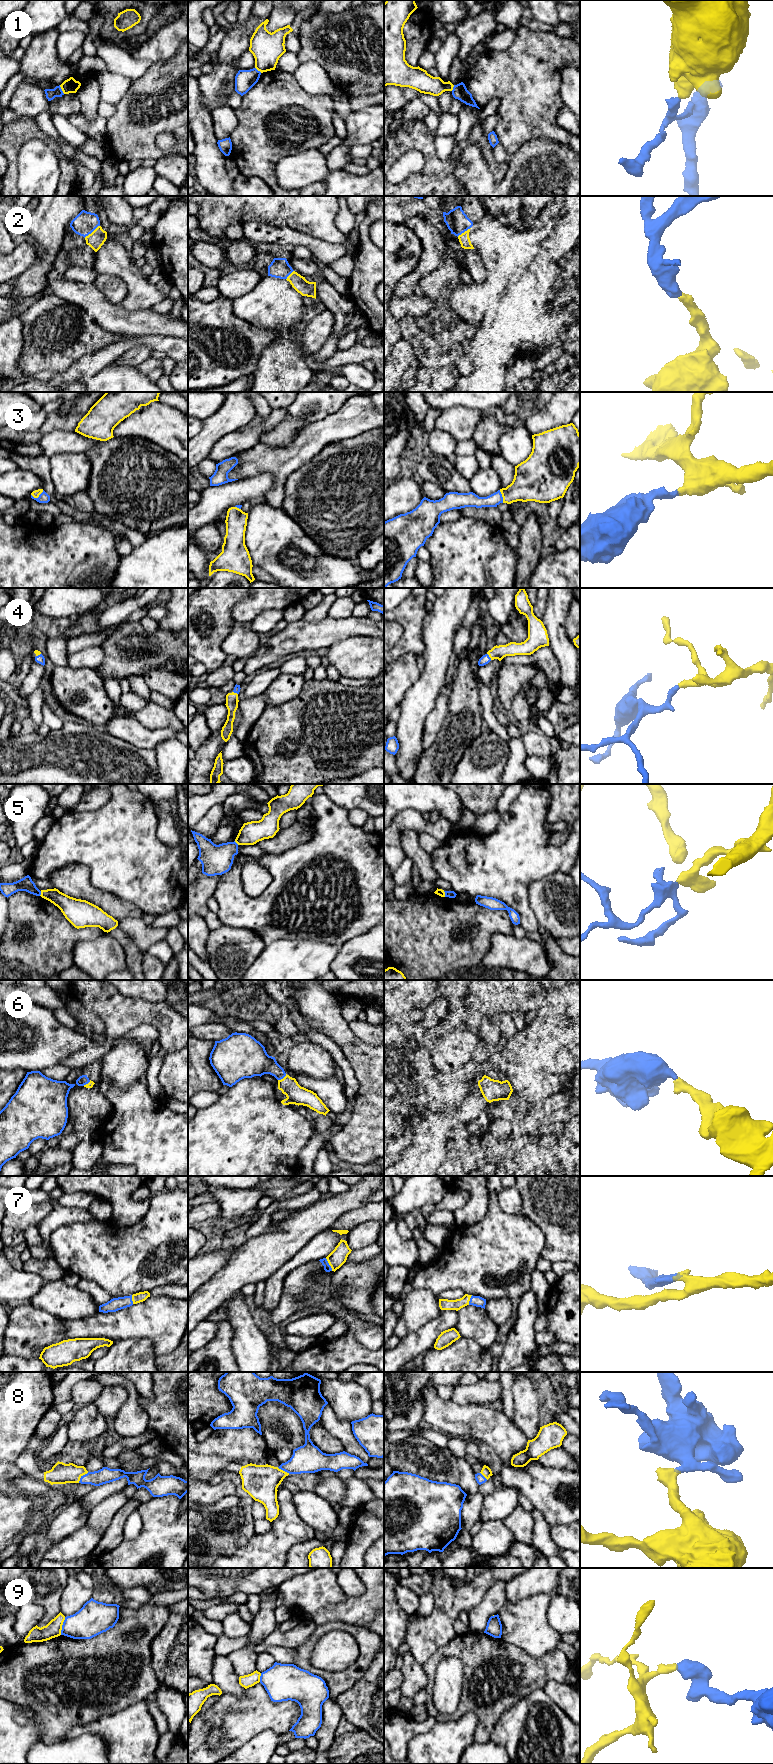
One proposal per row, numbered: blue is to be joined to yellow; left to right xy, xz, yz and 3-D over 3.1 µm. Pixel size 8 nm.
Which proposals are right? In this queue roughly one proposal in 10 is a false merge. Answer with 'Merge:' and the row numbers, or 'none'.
Merge: 2, 3, 4, 6, 7, 8

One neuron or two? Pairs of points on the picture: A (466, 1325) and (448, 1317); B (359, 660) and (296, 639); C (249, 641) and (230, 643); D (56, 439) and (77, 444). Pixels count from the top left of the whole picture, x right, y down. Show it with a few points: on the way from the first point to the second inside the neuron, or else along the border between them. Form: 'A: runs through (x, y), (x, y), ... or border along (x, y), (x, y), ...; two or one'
A: border along (458, 1311), (454, 1327); two
B: border along (350, 638), (336, 641), (328, 647); two
C: runs through (244, 642), (235, 643); one
D: runs through (61, 442), (72, 442); one

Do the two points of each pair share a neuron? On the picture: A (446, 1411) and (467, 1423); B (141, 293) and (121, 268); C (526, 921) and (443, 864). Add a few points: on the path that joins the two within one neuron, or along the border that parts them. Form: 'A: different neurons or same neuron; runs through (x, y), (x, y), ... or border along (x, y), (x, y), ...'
A: same neuron; runs through (451, 1416), (455, 1420), (462, 1421)
B: same neuron; runs through (138, 287), (127, 274)
C: same neuron; runs through (514, 897), (485, 868), (467, 868)

